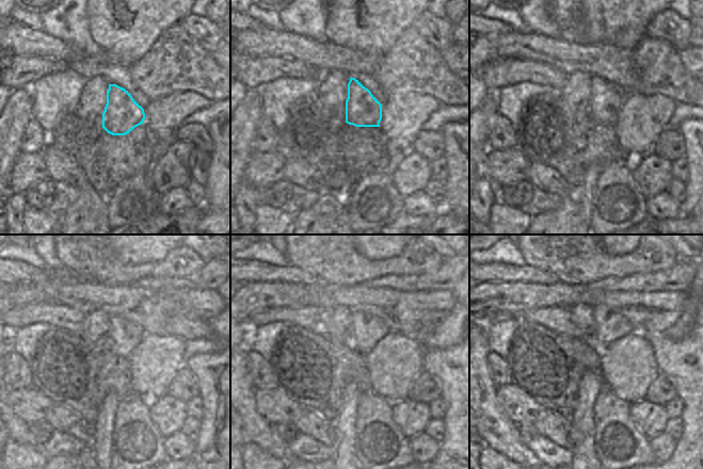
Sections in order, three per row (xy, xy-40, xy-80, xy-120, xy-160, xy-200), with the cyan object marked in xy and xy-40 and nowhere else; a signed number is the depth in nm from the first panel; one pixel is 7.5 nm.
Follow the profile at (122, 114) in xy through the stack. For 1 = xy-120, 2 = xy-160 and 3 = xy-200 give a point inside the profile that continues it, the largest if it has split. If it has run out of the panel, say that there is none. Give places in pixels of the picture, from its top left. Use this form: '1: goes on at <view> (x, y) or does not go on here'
1: goes on at xy-120 (125, 335)
2: goes on at xy-160 (367, 330)
3: goes on at xy-200 (609, 325)

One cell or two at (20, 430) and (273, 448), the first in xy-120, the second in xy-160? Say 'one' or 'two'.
one

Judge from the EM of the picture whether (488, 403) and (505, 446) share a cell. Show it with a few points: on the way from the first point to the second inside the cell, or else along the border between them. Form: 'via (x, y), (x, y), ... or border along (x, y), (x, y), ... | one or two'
via (491, 414), (497, 420), (497, 429), (502, 435) | one

